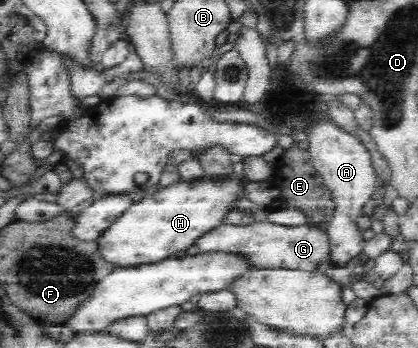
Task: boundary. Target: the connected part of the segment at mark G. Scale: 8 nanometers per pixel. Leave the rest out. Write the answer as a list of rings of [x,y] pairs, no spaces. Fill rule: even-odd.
[[[269,221],[254,222],[247,226],[221,224],[215,230],[209,230],[195,242],[201,253],[237,253],[249,261],[255,269],[265,267],[283,267],[287,270],[304,270],[305,272],[327,272],[333,267],[330,259],[330,242],[328,234],[319,227],[302,224],[287,227]]]

